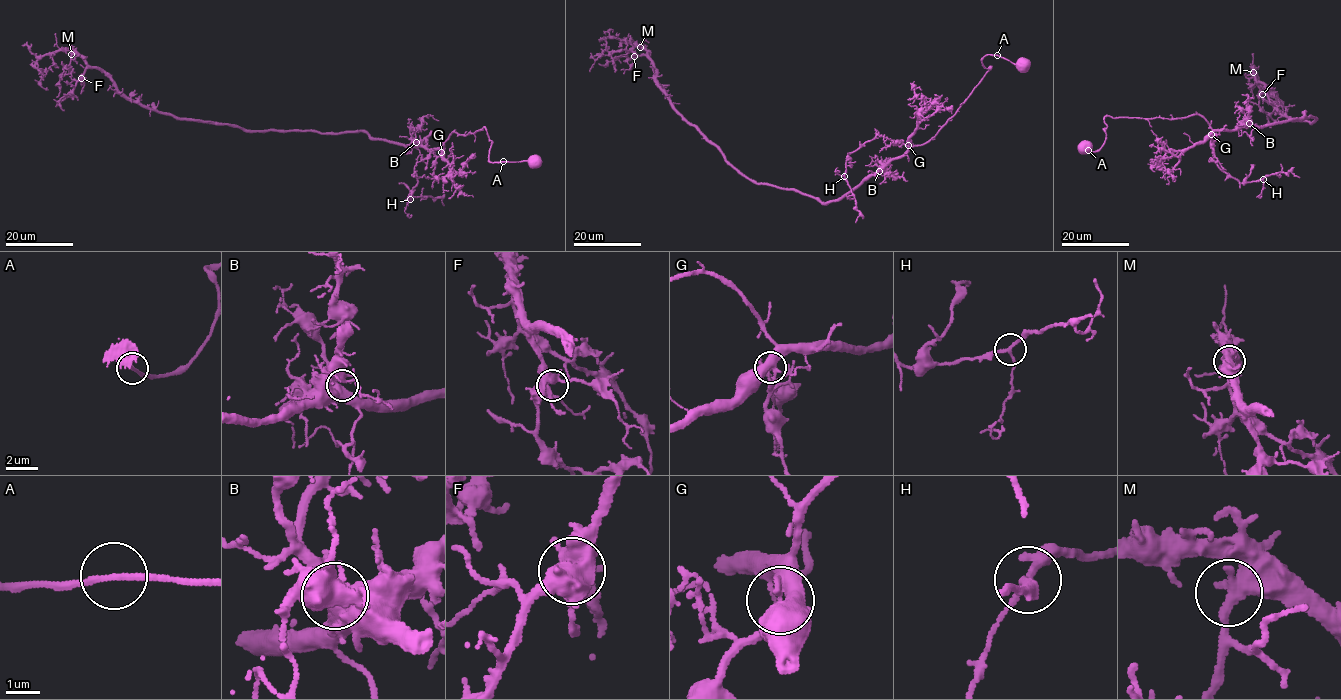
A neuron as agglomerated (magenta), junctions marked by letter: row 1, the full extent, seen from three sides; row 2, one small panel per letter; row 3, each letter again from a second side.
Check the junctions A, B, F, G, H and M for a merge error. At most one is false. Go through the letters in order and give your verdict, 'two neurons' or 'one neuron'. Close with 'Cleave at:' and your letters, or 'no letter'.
A: one neuron
B: one neuron
F: one neuron
G: one neuron
H: one neuron
M: one neuron
Cleave at: no letter

